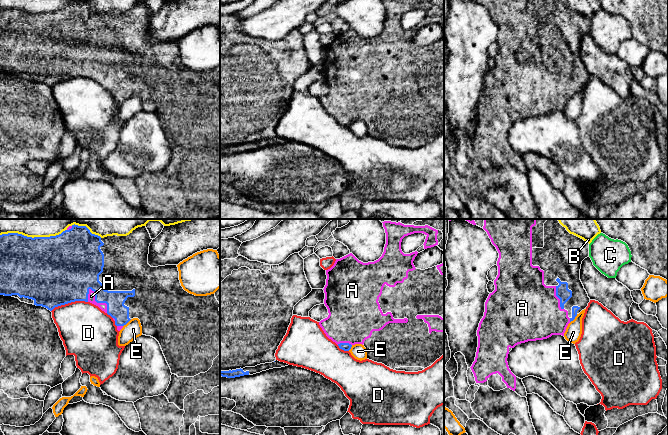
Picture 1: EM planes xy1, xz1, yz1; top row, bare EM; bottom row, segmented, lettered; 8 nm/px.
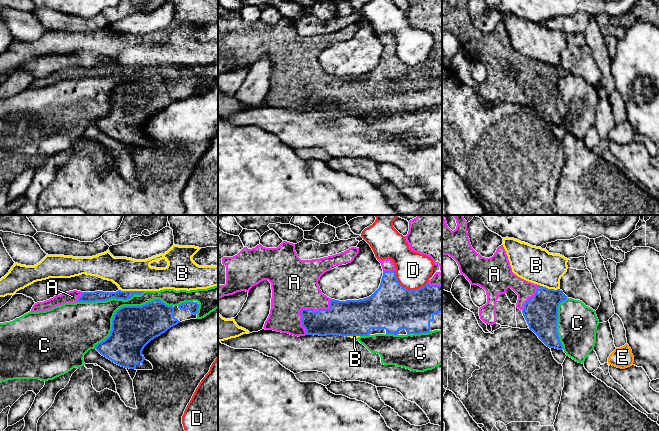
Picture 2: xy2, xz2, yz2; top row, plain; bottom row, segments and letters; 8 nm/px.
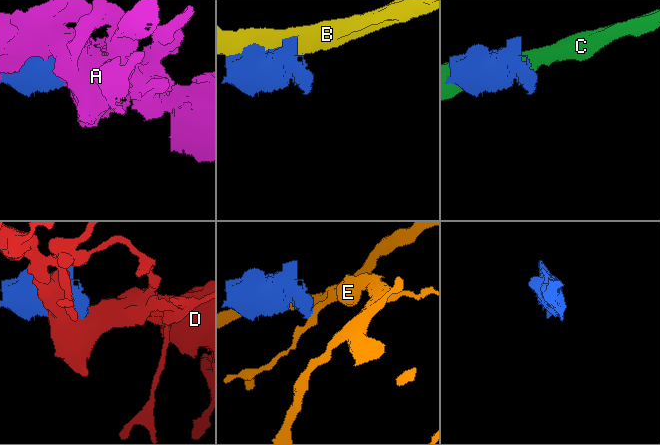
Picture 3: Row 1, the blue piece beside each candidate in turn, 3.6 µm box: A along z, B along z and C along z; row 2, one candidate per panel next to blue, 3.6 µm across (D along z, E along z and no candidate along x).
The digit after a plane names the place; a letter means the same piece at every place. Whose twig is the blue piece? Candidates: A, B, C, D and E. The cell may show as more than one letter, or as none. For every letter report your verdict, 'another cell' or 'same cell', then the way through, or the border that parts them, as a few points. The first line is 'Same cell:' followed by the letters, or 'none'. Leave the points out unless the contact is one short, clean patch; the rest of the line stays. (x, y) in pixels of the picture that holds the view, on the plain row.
Same cell: A
A: same cell
B: another cell
C: another cell
D: another cell
E: another cell; border along yz1 (577, 90), (570, 98)

